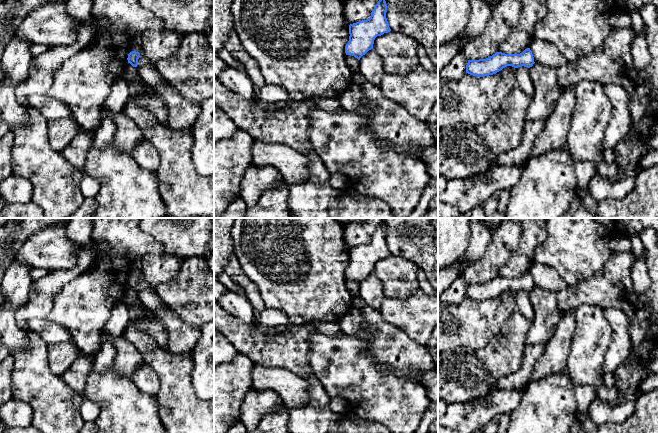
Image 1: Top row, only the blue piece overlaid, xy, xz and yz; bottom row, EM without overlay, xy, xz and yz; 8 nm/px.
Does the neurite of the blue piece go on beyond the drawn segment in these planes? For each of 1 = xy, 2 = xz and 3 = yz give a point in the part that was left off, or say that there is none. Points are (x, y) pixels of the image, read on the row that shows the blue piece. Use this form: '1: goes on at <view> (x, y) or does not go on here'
1: does not go on here
2: does not go on here
3: does not go on here

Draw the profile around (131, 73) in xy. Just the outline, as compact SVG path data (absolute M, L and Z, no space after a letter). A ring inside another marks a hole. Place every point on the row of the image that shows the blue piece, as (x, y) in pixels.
M128 63L125 67L125 71L123 73L123 78L126 81L136 80L136 81L145 81L138 73L137 67L133 67L130 63Z

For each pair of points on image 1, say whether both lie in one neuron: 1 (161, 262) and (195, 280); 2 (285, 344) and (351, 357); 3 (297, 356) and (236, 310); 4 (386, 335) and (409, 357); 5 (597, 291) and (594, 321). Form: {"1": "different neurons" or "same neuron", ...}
{"1": "different neurons", "2": "different neurons", "3": "different neurons", "4": "same neuron", "5": "different neurons"}

